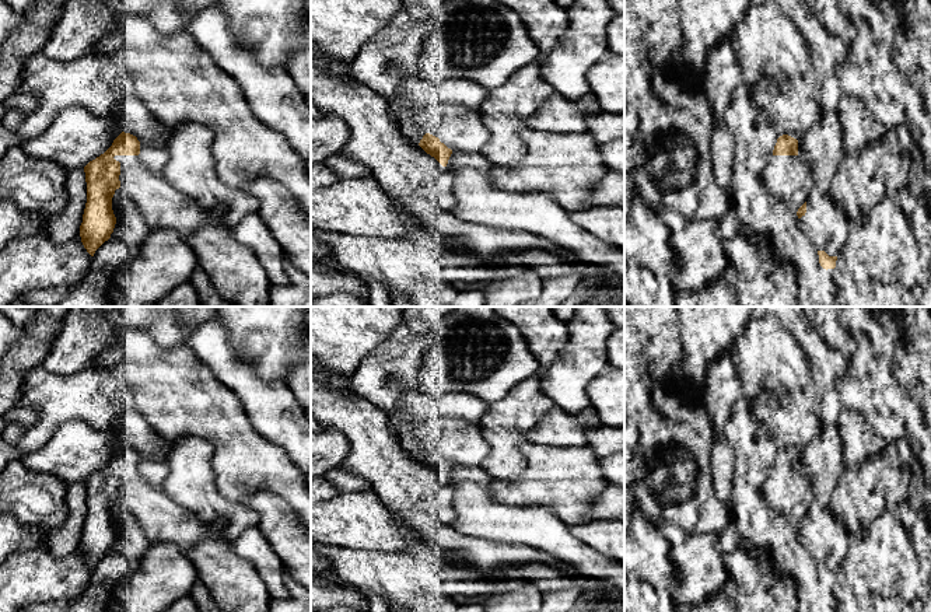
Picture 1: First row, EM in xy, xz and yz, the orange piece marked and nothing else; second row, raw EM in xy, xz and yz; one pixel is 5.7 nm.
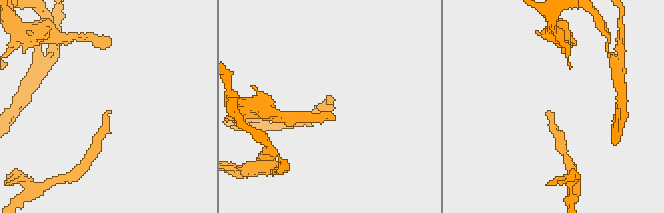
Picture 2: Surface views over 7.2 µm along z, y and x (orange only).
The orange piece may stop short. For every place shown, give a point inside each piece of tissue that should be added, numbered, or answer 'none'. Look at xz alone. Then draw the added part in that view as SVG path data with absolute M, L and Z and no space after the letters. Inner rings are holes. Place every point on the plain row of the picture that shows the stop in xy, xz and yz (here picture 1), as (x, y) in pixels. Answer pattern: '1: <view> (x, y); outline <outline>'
1: xz (412, 434); outline M405 423L400 429L400 444L416 454L419 458L424 450L421 444L424 438L424 427L421 423Z

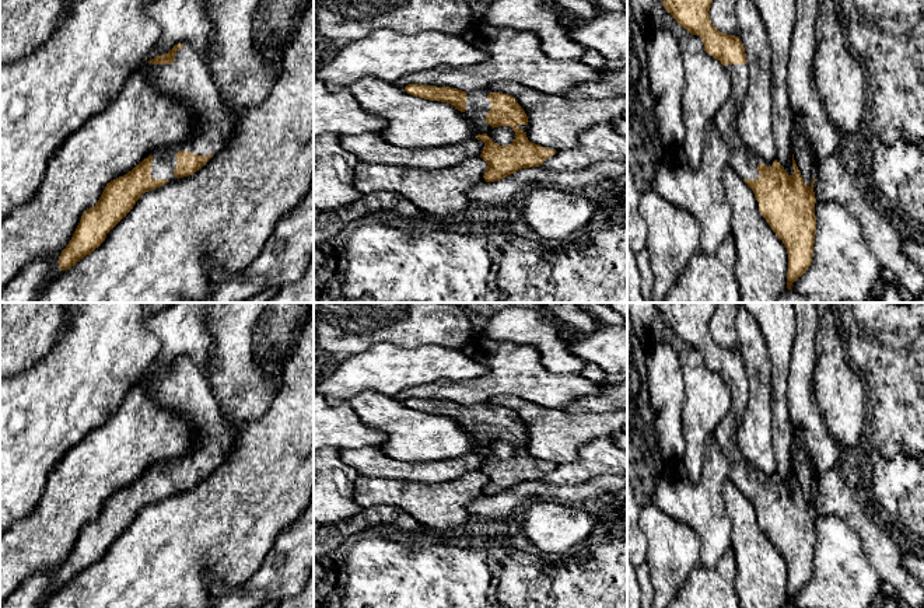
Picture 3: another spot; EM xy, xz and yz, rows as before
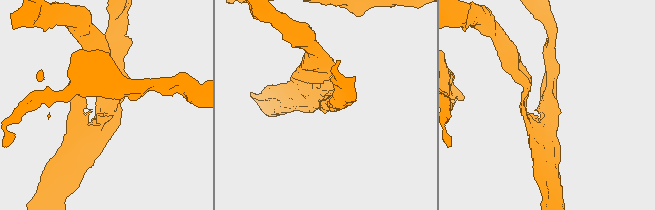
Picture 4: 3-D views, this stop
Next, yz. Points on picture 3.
1: yz (744, 475); outline M727 378L724 380L732 395L732 408L728 415L717 424L714 438L728 460L728 479L742 493L757 493L757 479L771 481L773 475L766 475L746 462L738 448L738 426L746 409L749 399L749 380Z

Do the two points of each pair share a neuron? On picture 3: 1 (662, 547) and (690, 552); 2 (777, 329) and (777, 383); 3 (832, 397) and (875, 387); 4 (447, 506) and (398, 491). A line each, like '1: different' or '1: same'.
1: same
2: same
3: different
4: same

